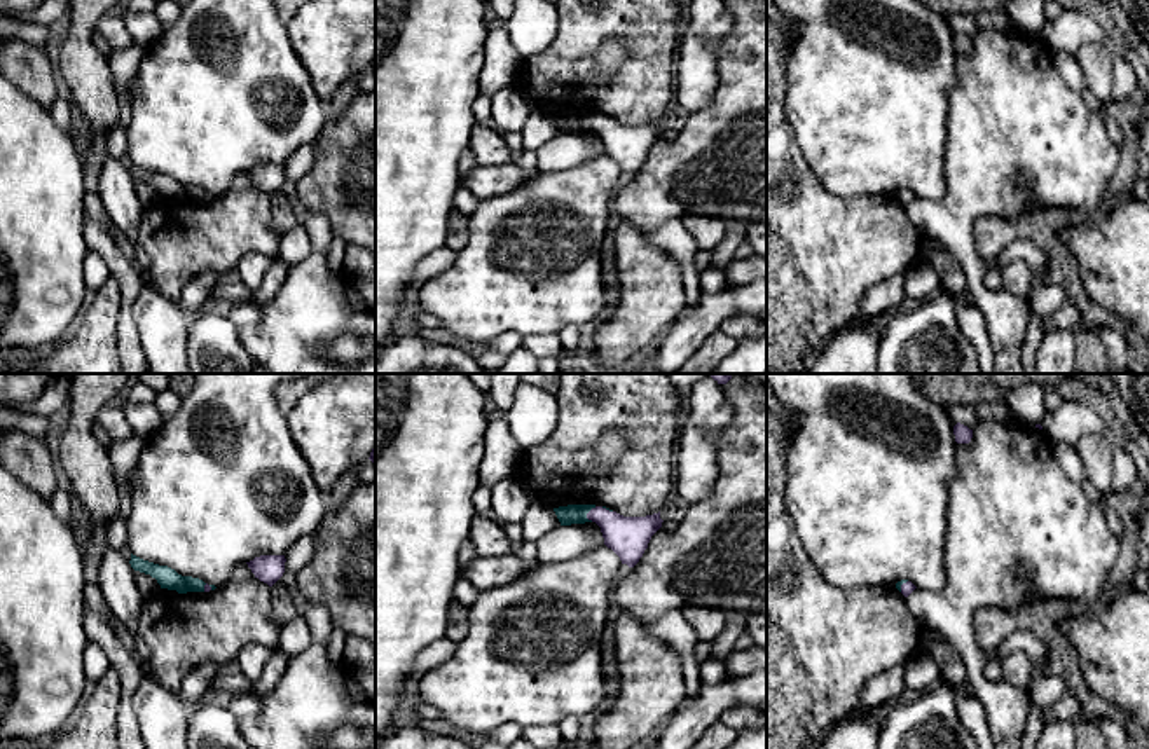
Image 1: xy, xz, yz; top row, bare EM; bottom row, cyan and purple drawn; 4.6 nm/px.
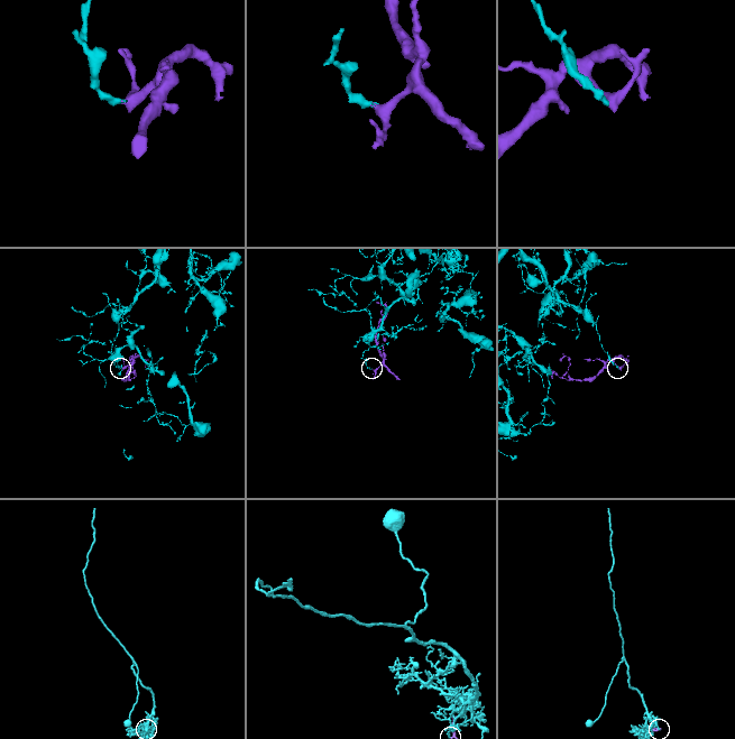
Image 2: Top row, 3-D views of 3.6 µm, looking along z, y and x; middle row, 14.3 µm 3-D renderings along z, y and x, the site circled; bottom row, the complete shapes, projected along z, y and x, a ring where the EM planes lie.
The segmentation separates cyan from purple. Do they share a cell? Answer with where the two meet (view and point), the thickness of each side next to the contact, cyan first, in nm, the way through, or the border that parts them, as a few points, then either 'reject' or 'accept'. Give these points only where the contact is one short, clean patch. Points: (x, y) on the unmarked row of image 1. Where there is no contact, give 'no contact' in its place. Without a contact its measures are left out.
xz (587, 121) | 100/190 nm | along xz (596, 116), (587, 123), (589, 130) | reject

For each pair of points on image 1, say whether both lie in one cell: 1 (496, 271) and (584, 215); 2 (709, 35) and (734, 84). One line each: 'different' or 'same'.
1: same
2: different

